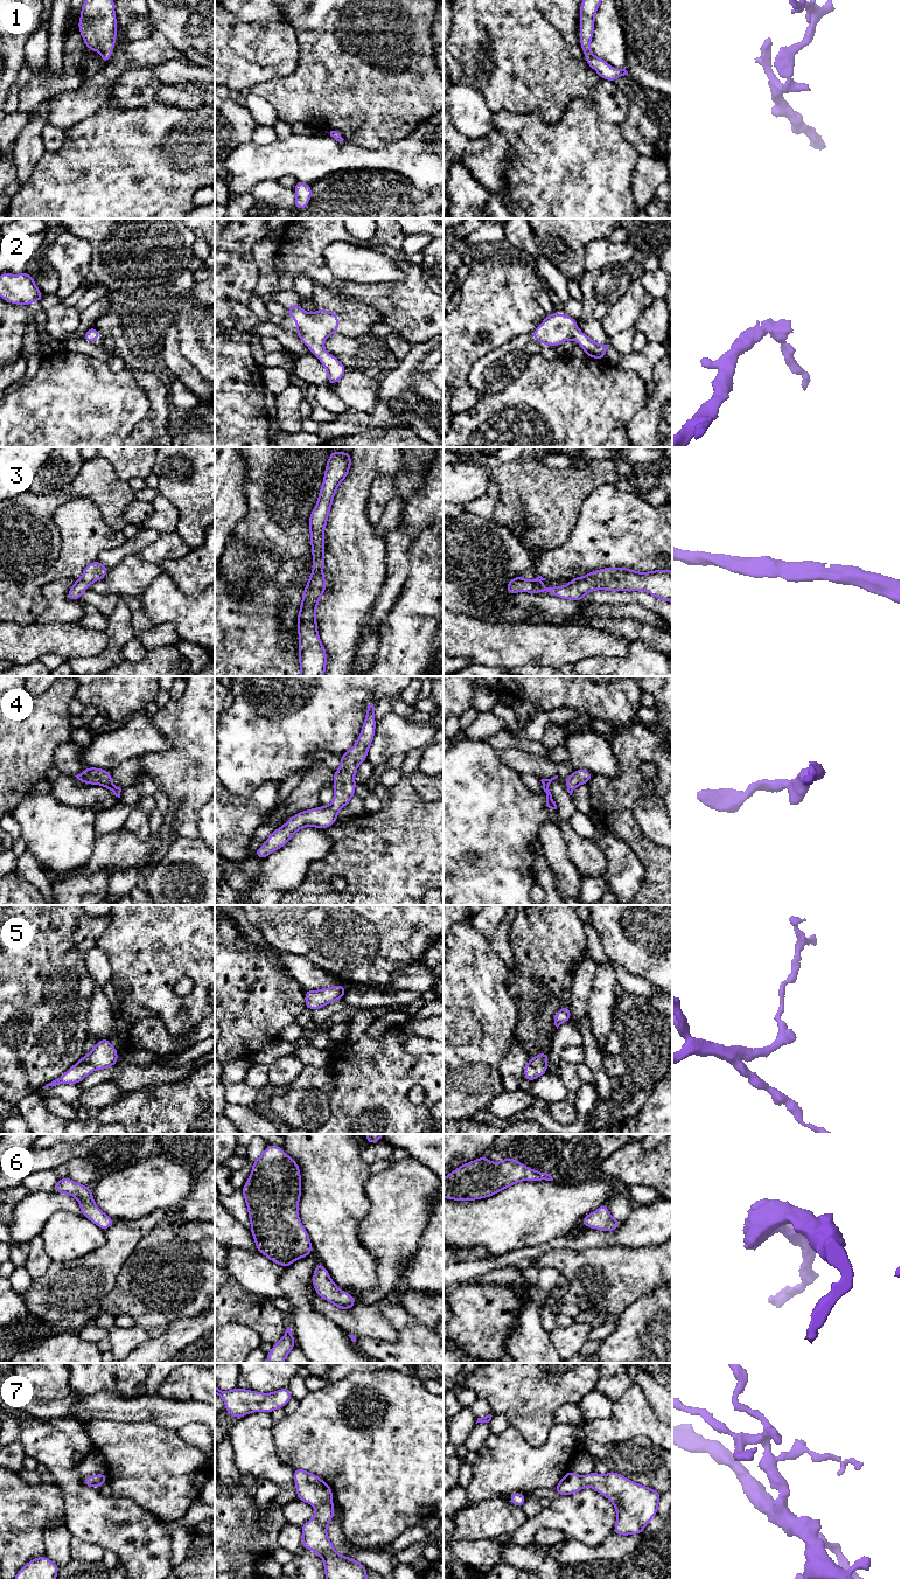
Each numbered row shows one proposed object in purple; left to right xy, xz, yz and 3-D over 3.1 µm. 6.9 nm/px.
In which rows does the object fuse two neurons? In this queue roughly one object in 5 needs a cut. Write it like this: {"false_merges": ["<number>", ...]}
{"false_merges": []}

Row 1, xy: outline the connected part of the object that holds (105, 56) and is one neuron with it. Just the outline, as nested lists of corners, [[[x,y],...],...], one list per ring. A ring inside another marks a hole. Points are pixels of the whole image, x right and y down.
[[[85,0],[81,7],[78,30],[88,49],[102,54],[102,63],[111,58],[116,47],[117,18],[114,0]]]

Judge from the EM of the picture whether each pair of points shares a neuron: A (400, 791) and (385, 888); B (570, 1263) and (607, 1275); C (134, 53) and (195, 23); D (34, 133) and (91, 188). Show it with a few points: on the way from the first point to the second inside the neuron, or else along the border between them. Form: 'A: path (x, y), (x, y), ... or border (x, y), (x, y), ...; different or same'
A: path (400, 815), (400, 850), (389, 863); same
B: path (579, 1267), (598, 1273); same
C: border (139, 39), (158, 30), (186, 56); different
D: border (46, 151), (30, 174); different

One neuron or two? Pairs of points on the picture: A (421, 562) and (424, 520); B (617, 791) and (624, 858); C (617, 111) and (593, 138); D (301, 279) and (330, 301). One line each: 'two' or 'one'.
A: two
B: two
C: two
D: two

